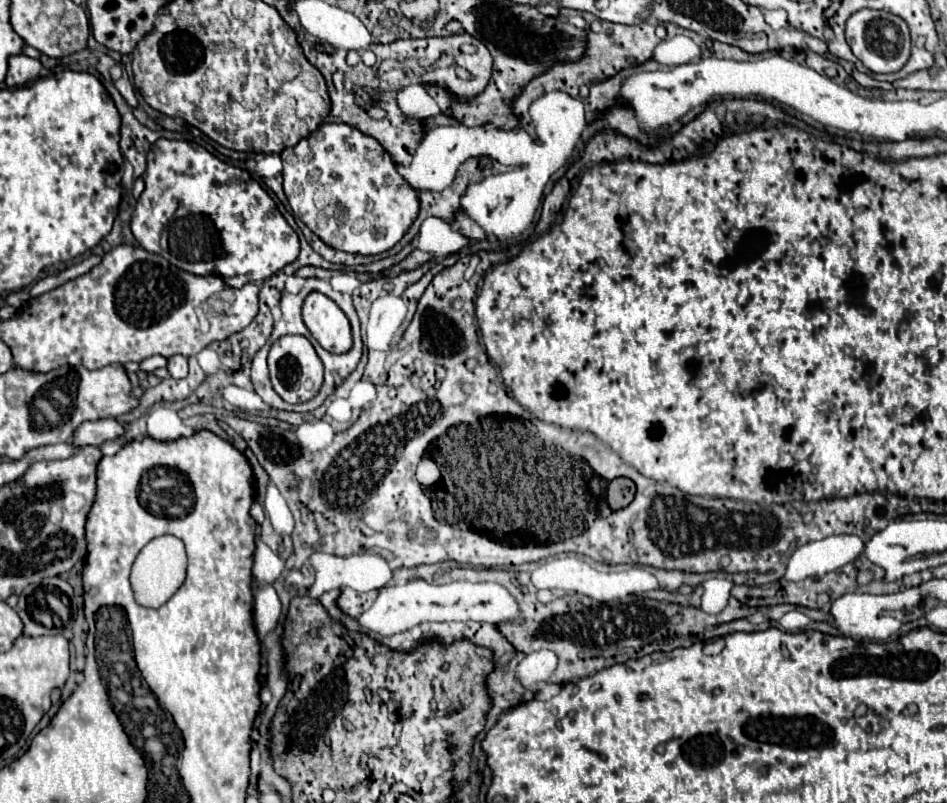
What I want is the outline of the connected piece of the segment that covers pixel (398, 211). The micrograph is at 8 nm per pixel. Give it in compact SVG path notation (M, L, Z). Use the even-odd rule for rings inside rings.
M324 122L308 138L300 140L296 146L286 148L282 154L284 162L284 192L290 202L292 212L330 248L348 254L376 256L394 248L402 236L412 226L412 218L420 212L418 190L414 190L396 170L392 156L376 142L372 136L348 124L328 124Z

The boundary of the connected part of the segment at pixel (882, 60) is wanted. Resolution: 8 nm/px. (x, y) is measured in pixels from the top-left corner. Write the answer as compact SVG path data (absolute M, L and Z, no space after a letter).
M860 10L852 14L846 22L846 42L852 48L854 56L870 70L876 74L888 74L888 72L898 72L910 58L910 30L908 24L886 10Z

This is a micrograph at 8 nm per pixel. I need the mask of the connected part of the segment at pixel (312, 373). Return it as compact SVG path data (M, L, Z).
M284 336L278 338L268 354L268 368L270 368L270 380L274 390L282 400L288 404L298 404L298 402L308 402L312 400L318 390L322 388L324 382L324 368L314 352L312 344L304 336Z

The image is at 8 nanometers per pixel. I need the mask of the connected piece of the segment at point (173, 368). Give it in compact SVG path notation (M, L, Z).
M180 354L168 358L168 372L172 378L184 378L188 374L188 360Z

